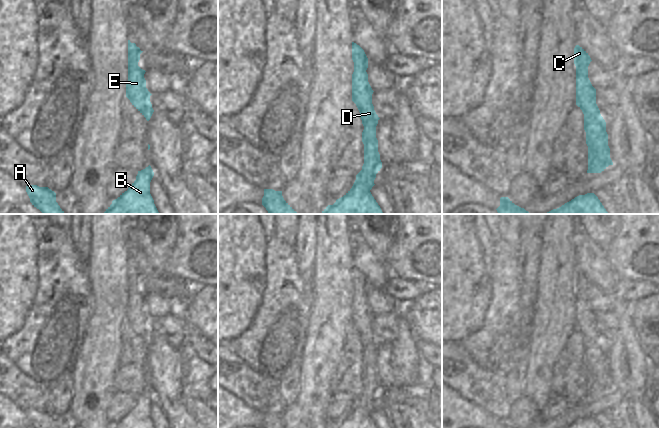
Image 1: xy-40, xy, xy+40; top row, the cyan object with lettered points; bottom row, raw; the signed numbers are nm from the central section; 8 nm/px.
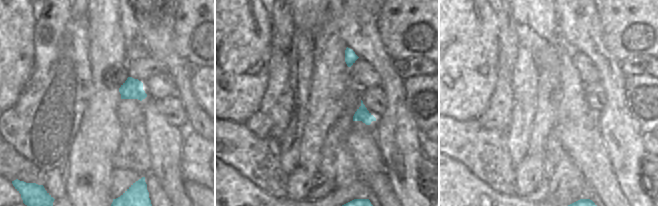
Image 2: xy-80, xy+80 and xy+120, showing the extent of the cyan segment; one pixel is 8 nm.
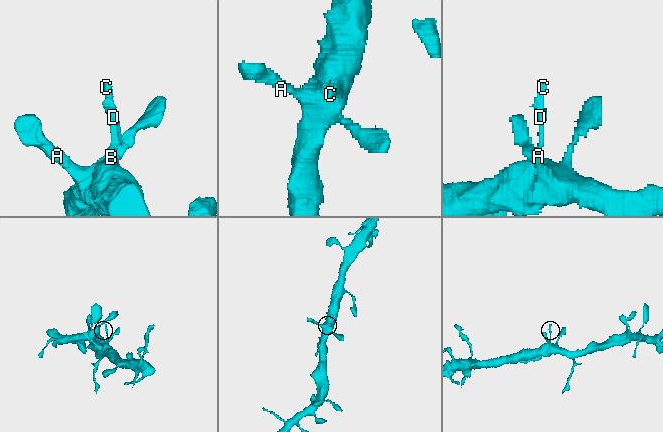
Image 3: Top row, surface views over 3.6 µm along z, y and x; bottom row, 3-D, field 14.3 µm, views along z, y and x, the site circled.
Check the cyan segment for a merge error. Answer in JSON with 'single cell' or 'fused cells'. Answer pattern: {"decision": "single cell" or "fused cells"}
{"decision": "single cell"}

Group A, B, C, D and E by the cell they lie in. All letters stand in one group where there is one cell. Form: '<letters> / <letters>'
A B C D E

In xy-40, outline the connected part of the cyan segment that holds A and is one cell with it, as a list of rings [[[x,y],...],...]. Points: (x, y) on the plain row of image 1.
[[[27,409],[26,416],[32,428],[58,428],[56,426],[56,417],[48,411]]]

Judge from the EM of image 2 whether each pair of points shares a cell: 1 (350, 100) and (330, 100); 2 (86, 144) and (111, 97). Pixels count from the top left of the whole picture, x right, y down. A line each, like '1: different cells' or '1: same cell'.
1: different cells
2: same cell

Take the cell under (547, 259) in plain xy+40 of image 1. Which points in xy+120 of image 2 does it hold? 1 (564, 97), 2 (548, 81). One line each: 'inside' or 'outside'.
1: outside
2: inside

